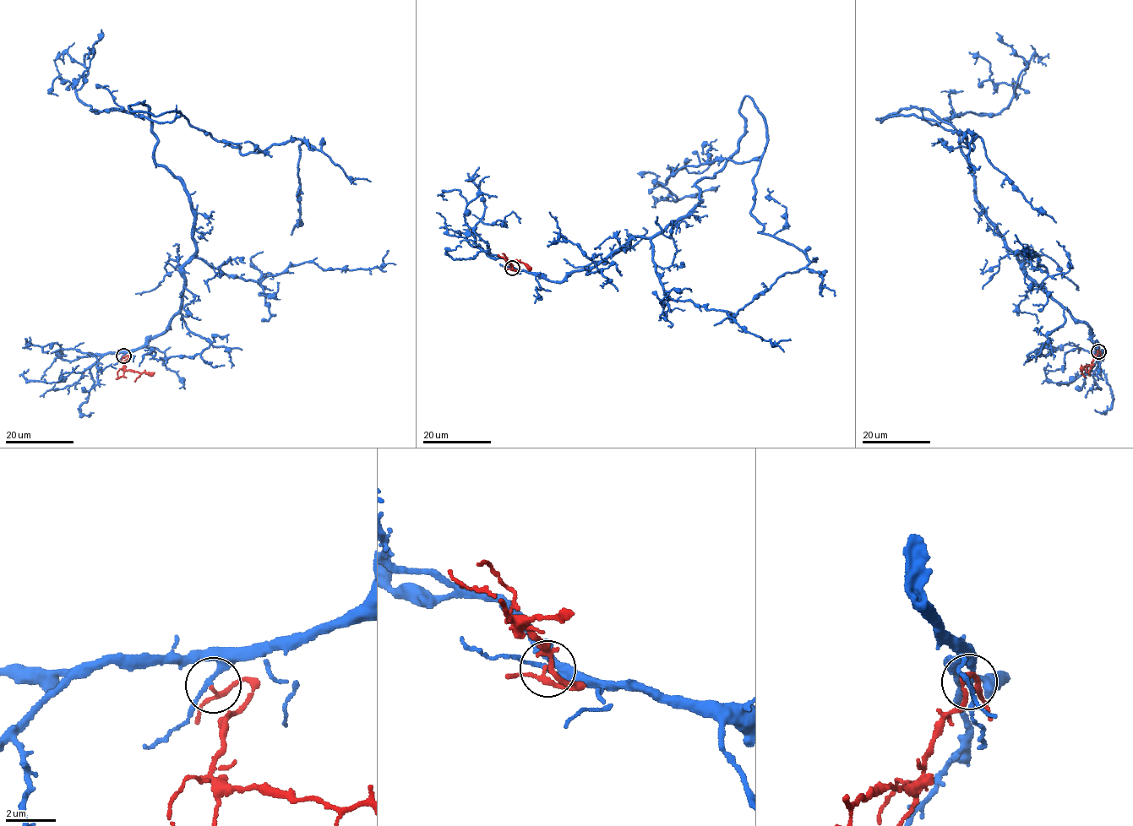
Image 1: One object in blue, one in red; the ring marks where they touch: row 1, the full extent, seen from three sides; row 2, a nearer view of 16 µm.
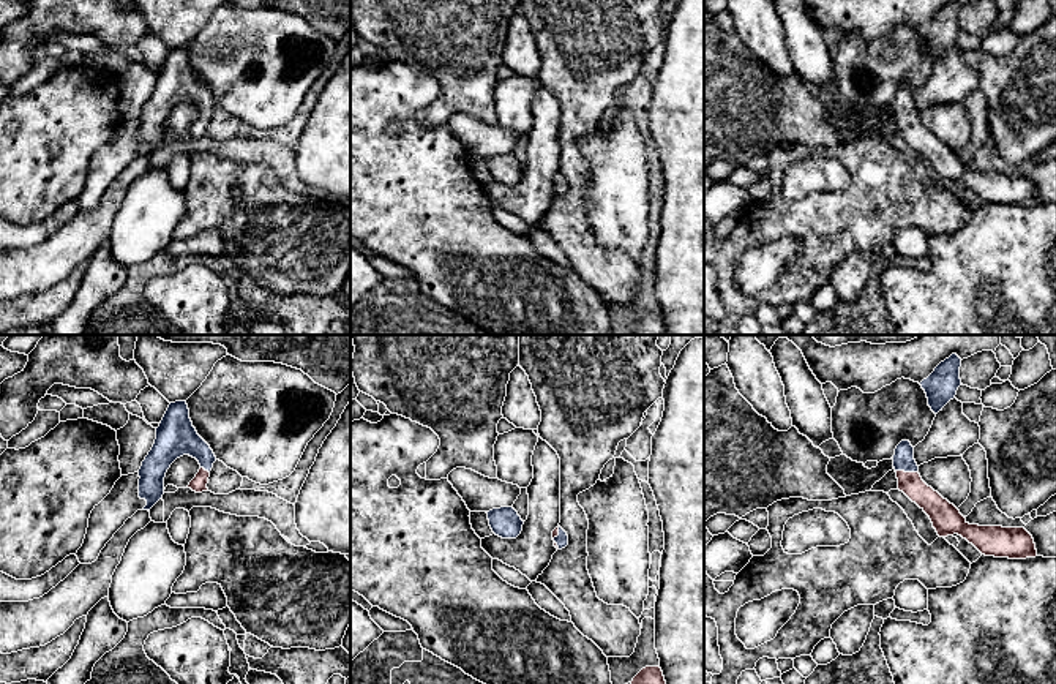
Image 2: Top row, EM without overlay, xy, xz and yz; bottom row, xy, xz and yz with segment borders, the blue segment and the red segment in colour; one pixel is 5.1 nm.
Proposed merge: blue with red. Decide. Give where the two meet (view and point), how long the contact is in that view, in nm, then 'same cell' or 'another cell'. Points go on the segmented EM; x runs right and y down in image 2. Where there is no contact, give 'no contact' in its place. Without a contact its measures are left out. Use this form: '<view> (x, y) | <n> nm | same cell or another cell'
yz (906, 471) | 120 nm | same cell

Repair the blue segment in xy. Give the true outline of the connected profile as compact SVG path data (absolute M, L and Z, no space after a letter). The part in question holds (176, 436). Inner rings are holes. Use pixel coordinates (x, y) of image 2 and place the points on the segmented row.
M175 401L169 404L156 428L155 444L139 469L139 498L147 501L142 510L150 512L163 498L166 472L183 455L196 458L200 464L188 488L196 493L207 491L210 471L216 457L193 427L186 401Z

